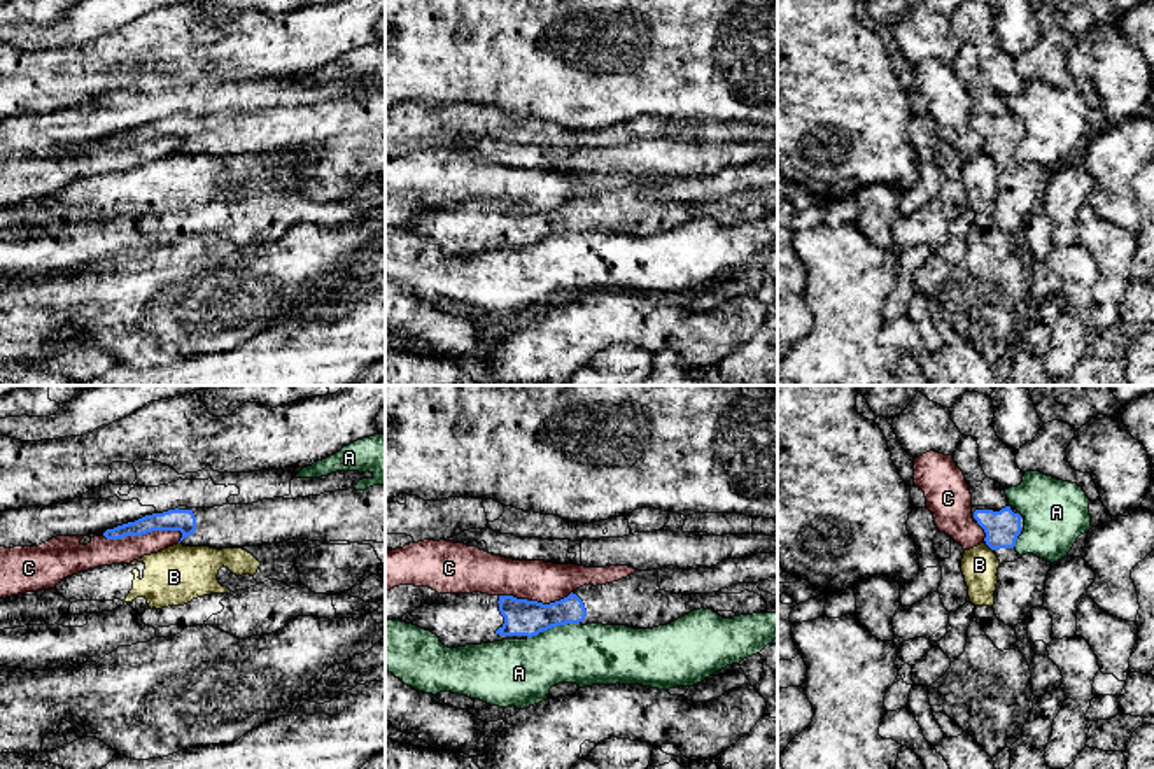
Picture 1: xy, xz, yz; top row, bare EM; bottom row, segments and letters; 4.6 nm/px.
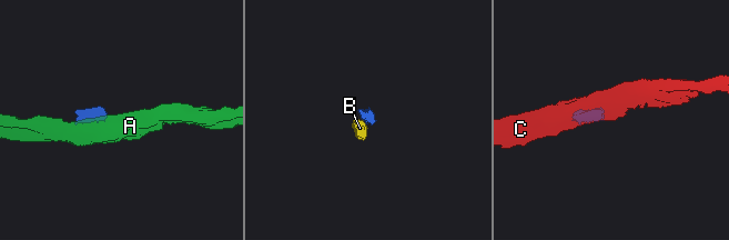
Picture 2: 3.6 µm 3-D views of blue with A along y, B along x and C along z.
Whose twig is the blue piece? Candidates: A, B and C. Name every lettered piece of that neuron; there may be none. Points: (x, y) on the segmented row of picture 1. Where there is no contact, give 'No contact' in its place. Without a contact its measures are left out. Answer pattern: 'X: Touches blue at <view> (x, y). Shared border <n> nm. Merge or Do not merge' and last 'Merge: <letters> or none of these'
A: Touches blue at xz (552, 626). Shared border 260 nm. Do not merge
B: Touches blue at yz (988, 545). Shared border 50 nm. Do not merge
C: Touches blue at xy (142, 533). Shared border 360 nm. Do not merge
Merge: none of these

